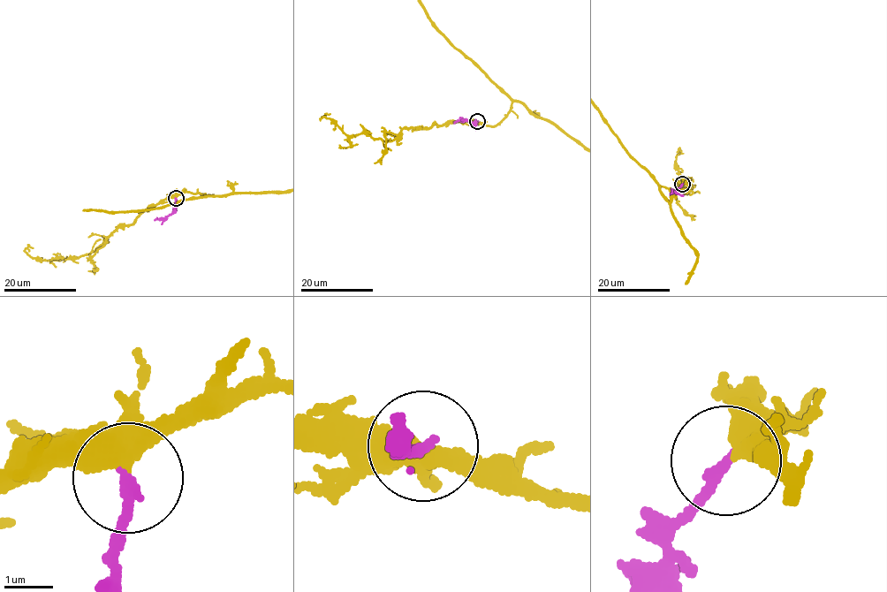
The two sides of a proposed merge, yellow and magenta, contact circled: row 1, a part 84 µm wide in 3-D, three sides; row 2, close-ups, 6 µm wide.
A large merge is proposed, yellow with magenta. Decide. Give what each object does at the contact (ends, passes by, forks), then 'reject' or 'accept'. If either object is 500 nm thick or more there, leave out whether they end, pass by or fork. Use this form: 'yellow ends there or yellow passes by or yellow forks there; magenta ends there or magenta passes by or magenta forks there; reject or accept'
yellow forks there; magenta ends there; accept

